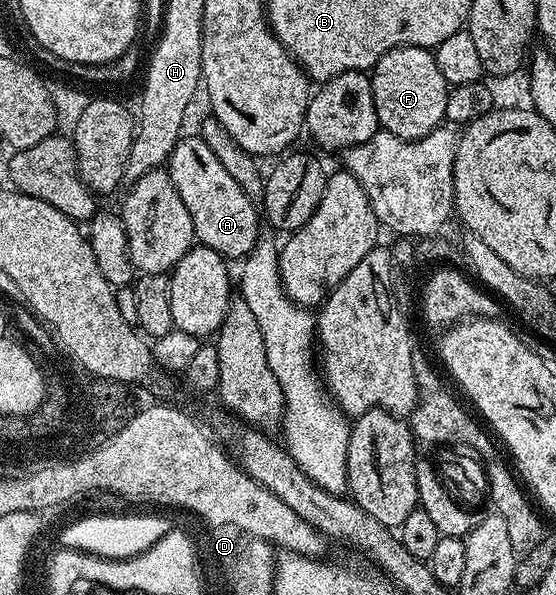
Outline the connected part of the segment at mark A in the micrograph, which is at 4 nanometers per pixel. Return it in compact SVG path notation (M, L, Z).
M199 136L181 137L172 149L166 169L170 180L174 180L174 188L178 188L178 196L182 196L182 204L186 204L186 212L190 212L190 220L194 220L194 232L199 245L214 248L214 252L226 260L244 258L255 248L260 238L260 222L262 226L258 208L250 196L238 188L238 180L234 180L234 176L222 168L218 156L210 152Z

